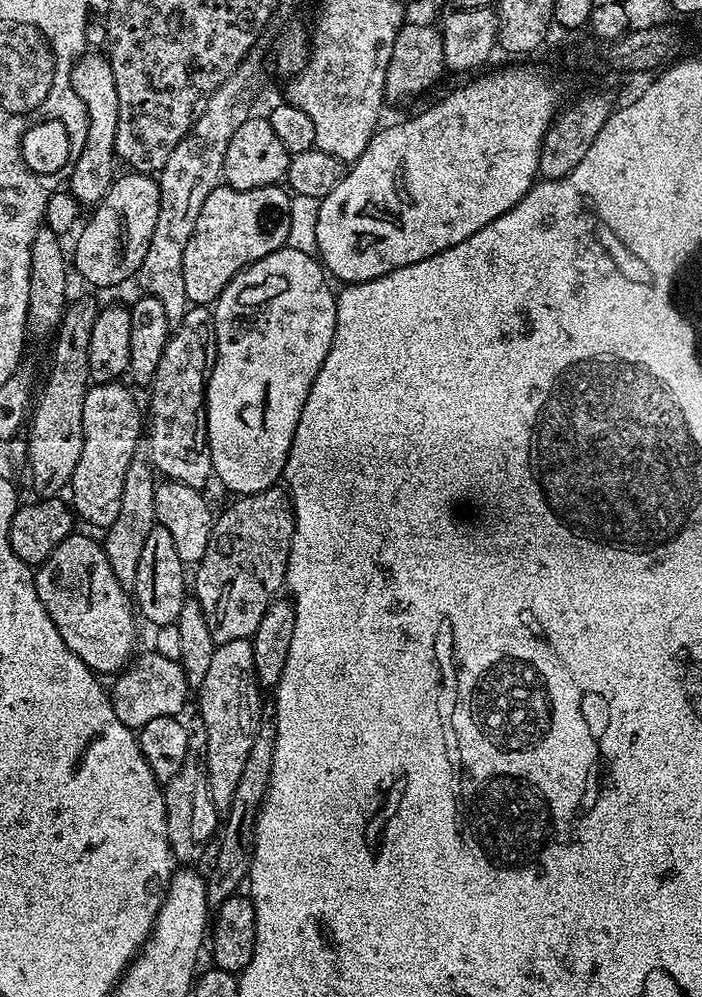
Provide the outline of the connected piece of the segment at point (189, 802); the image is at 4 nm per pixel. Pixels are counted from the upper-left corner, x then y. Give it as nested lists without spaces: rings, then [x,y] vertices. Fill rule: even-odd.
[[[199,718],[193,719],[193,724],[187,725],[188,730],[188,753],[186,762],[182,762],[182,770],[170,778],[168,784],[163,785],[164,805],[166,806],[166,826],[168,827],[168,842],[172,850],[172,855],[181,865],[195,865],[195,860],[200,860],[204,856],[204,843],[208,839],[215,837],[218,832],[218,809],[210,798],[210,786],[208,785],[208,767],[206,766],[206,726]]]

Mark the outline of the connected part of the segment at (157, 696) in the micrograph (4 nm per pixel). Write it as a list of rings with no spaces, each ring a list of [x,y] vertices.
[[[148,650],[145,656],[139,656],[113,679],[116,681],[113,682],[112,688],[110,684],[112,705],[114,714],[118,714],[118,722],[133,730],[146,726],[146,722],[151,722],[153,718],[179,717],[190,695],[186,674],[179,660],[162,658],[162,654],[155,650]]]

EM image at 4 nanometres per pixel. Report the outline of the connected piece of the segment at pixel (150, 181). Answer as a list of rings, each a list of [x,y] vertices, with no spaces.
[[[129,171],[127,173],[128,176],[120,176],[117,175],[115,179],[113,179],[112,185],[110,186],[110,190],[104,196],[104,199],[100,201],[99,204],[95,205],[92,217],[88,220],[88,225],[85,226],[84,229],[81,227],[79,229],[80,237],[76,240],[76,264],[74,260],[74,268],[80,271],[80,276],[85,280],[88,284],[93,284],[96,288],[112,288],[115,284],[124,284],[128,279],[135,277],[137,273],[140,271],[140,267],[142,266],[142,262],[146,258],[146,250],[150,246],[150,238],[154,234],[154,222],[158,222],[158,202],[160,201],[160,185],[157,183],[155,179],[151,175],[142,173],[142,172],[133,172]]]

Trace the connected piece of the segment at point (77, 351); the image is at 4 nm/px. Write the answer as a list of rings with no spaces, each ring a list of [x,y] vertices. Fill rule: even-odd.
[[[75,300],[65,307],[64,317],[54,333],[56,345],[52,348],[52,369],[48,372],[44,394],[41,398],[39,395],[30,418],[30,427],[27,429],[28,472],[32,475],[32,488],[37,492],[35,495],[40,498],[55,497],[59,488],[69,487],[78,466],[78,458],[84,449],[82,402],[90,387],[90,334],[94,330],[94,322],[98,318],[101,305],[92,300]]]

